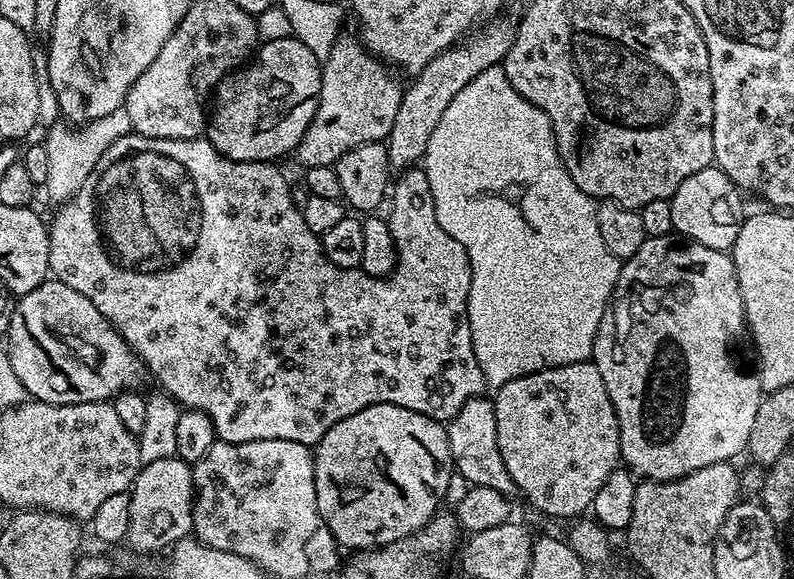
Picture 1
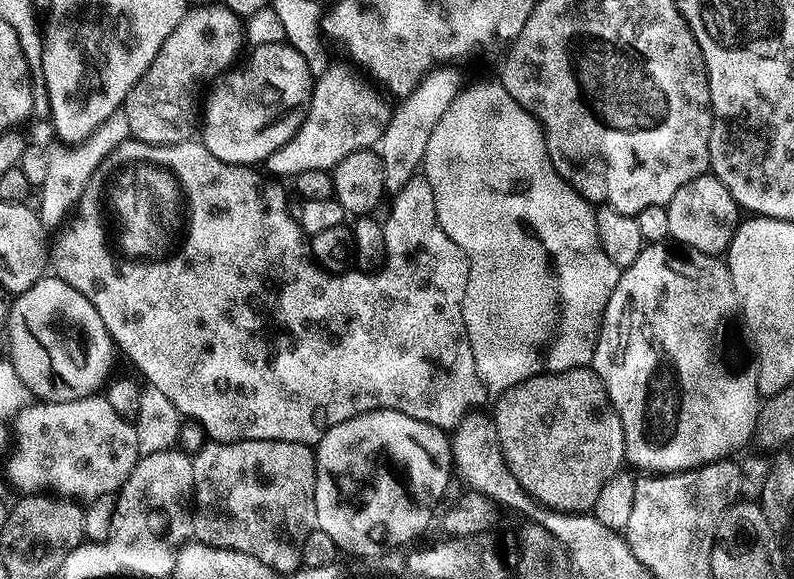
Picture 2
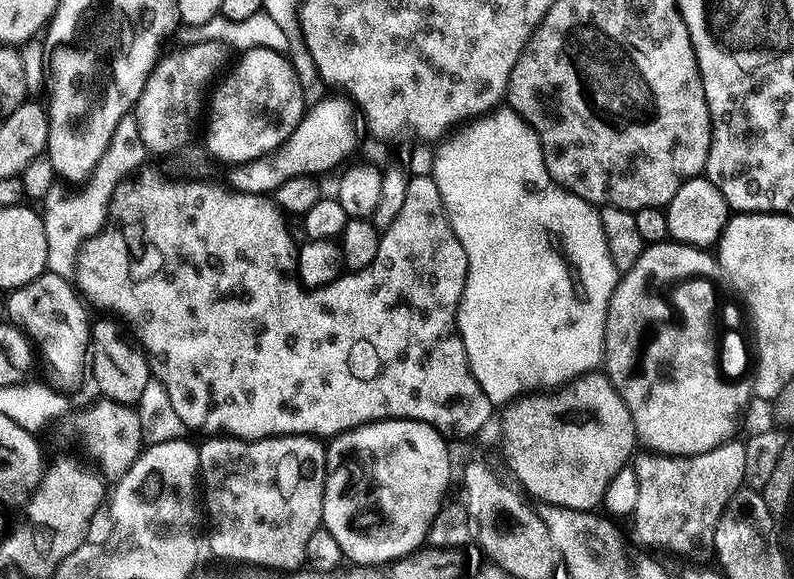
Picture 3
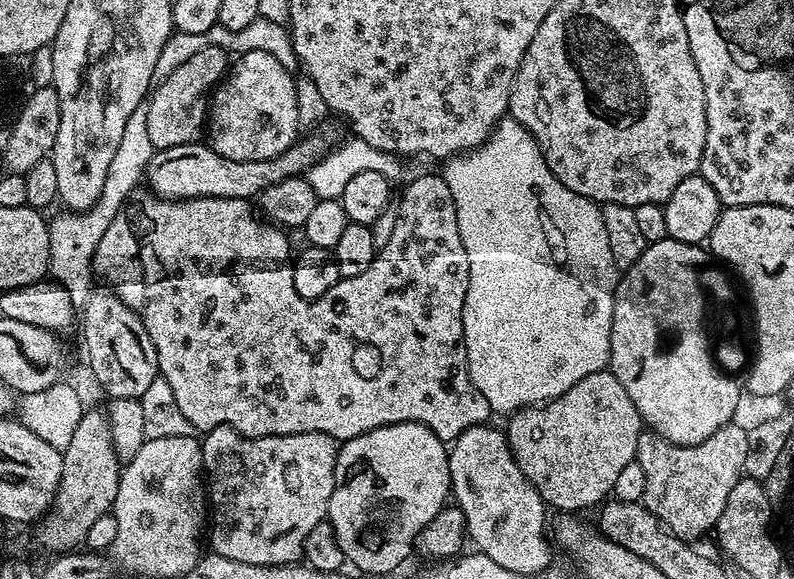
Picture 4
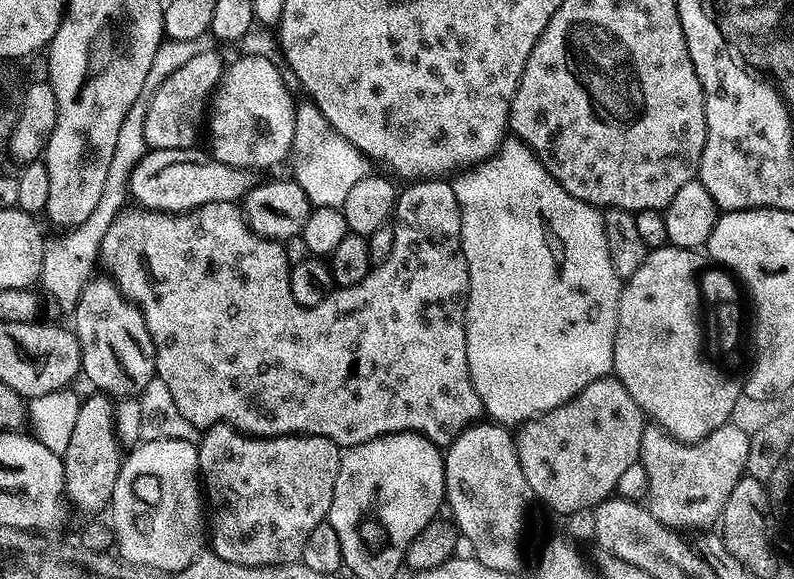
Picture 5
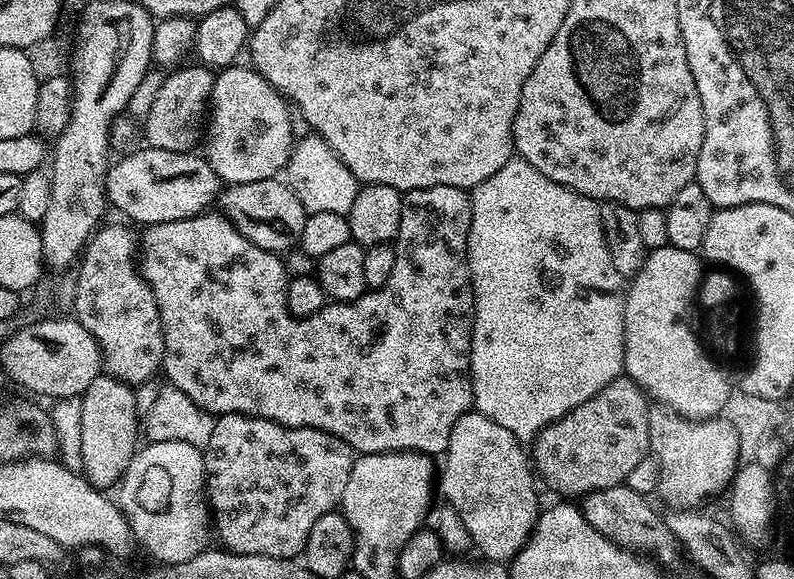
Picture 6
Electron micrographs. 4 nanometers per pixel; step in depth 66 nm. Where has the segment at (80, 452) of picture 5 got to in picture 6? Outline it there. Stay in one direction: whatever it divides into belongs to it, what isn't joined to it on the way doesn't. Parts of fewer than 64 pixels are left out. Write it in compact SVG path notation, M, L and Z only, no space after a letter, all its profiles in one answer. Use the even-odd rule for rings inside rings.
M101 374L86 386L82 397L82 465L83 475L93 487L108 490L121 479L138 451L138 412L133 385Z

